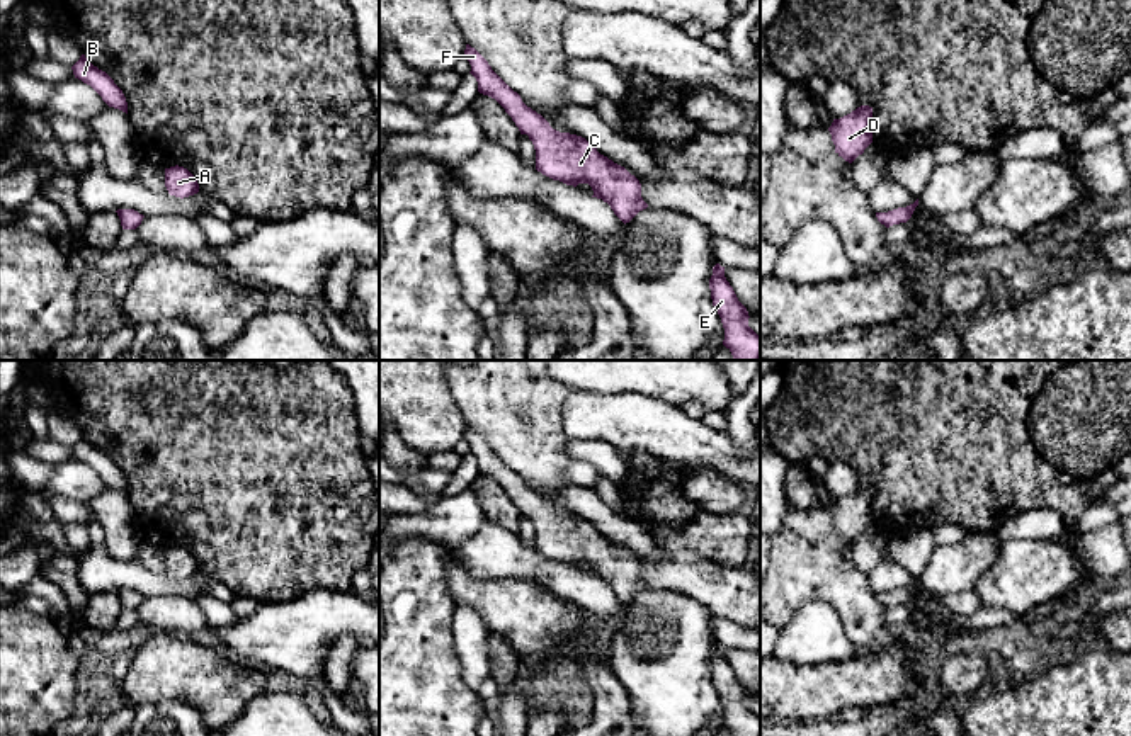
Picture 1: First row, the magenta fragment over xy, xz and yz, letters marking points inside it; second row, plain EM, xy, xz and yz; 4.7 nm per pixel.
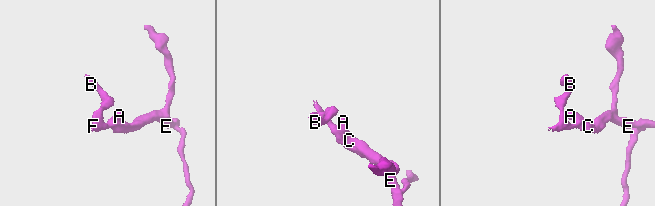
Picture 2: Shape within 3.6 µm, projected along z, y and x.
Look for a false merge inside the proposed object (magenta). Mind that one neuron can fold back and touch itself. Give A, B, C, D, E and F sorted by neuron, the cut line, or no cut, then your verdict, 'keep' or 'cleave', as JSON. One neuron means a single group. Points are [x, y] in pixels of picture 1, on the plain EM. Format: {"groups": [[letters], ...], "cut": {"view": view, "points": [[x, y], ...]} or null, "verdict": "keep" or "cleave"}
{"groups": [["A", "B", "C", "D", "E", "F"]], "cut": null, "verdict": "keep"}

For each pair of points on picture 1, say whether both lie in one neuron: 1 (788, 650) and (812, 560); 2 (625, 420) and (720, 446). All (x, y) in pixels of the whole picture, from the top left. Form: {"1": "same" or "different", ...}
{"1": "different", "2": "same"}

